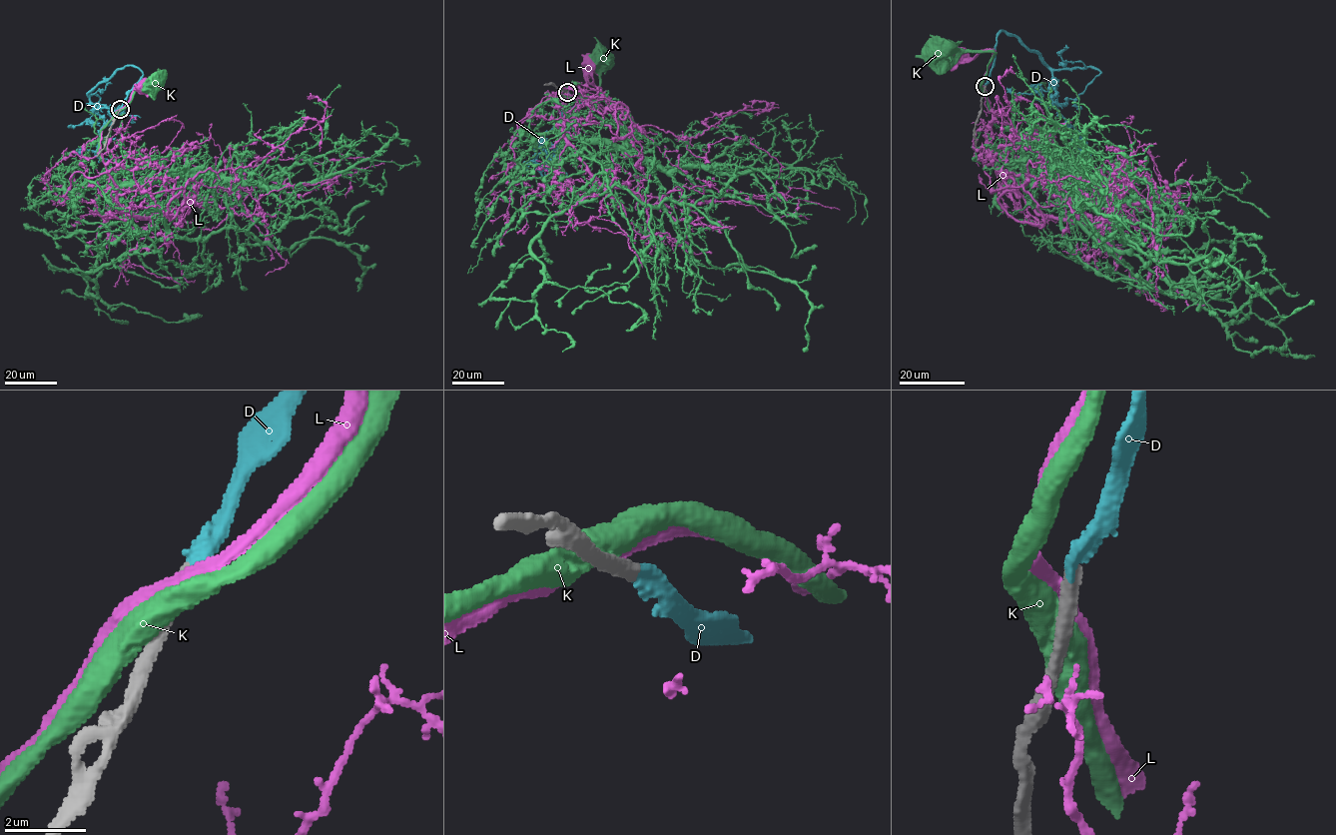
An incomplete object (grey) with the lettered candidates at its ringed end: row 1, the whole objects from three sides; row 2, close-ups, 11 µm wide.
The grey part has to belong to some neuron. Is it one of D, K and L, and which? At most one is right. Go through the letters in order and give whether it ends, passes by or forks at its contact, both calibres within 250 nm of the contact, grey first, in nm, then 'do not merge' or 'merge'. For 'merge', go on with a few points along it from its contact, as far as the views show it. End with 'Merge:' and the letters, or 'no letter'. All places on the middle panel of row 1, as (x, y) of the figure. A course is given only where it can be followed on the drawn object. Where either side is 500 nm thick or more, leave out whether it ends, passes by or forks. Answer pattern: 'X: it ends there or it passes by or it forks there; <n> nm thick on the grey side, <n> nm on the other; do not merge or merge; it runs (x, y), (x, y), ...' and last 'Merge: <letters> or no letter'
D: it ends there; 380 nm thick on the grey side, 420 nm on the other; merge; it runs (567, 92), (590, 100), (577, 104), (535, 143), (534, 167), (547, 182), (545, 171), (533, 160), (547, 141)
K: 340 nm thick on the grey side, 650 nm on the other; do not merge
L: it passes by; 460 nm thick on the grey side, 320 nm on the other; do not merge
Merge: D

